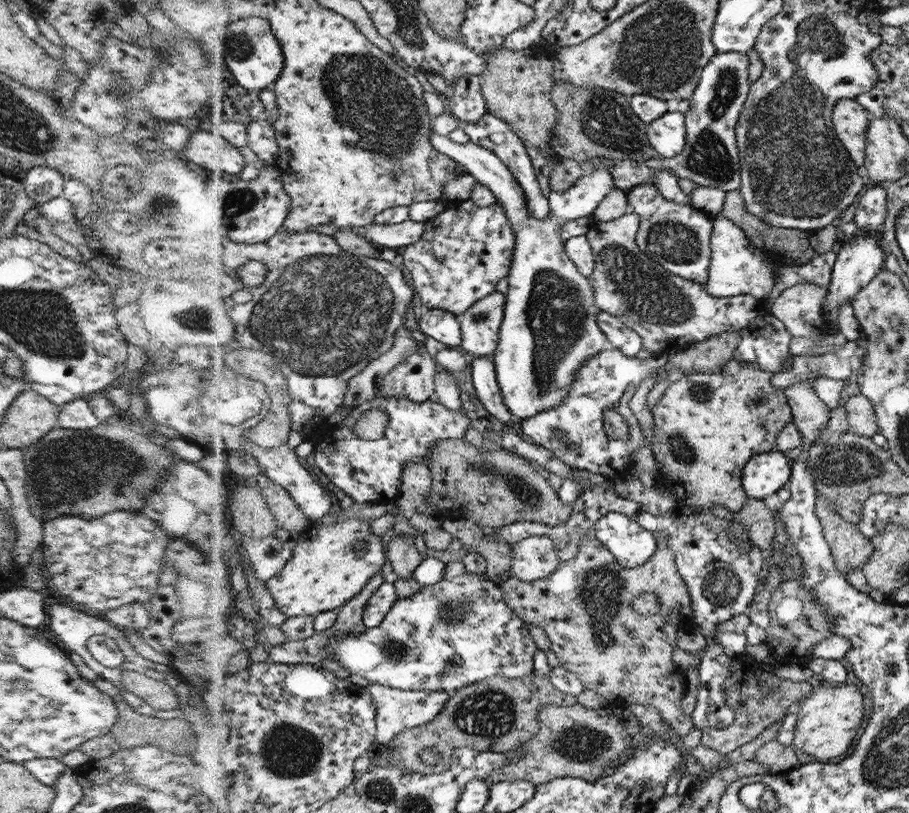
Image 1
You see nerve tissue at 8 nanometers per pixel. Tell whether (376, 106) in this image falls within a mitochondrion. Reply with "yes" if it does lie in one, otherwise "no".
yes

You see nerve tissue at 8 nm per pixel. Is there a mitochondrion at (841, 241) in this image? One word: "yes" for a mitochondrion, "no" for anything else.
no

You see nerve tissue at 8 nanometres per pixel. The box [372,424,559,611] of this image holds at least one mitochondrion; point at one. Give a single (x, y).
(525, 494)

